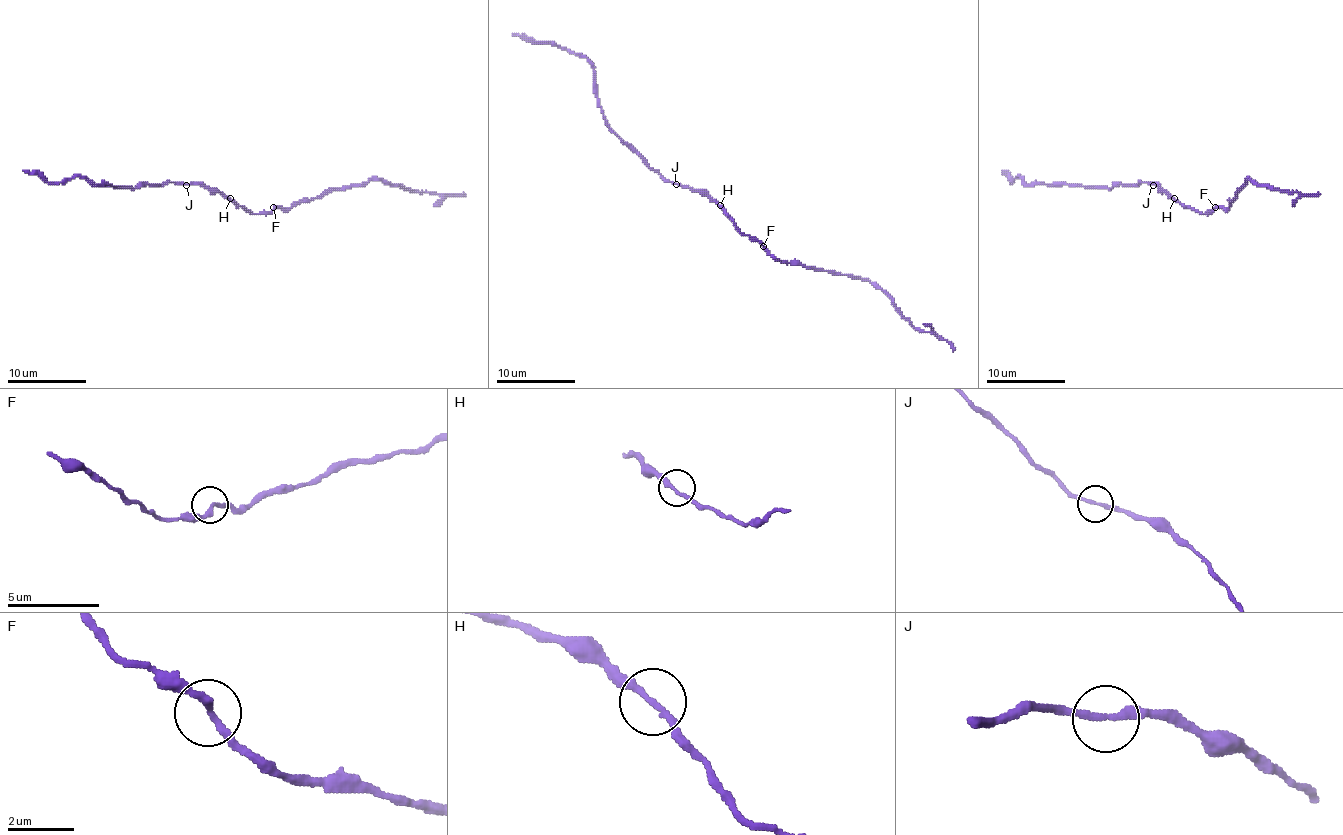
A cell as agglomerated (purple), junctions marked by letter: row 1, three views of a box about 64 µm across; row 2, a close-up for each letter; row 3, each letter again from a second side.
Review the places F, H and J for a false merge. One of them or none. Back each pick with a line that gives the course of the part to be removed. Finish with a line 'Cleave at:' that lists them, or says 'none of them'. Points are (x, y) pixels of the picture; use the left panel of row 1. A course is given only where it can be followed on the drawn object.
Cleave at: none of them

